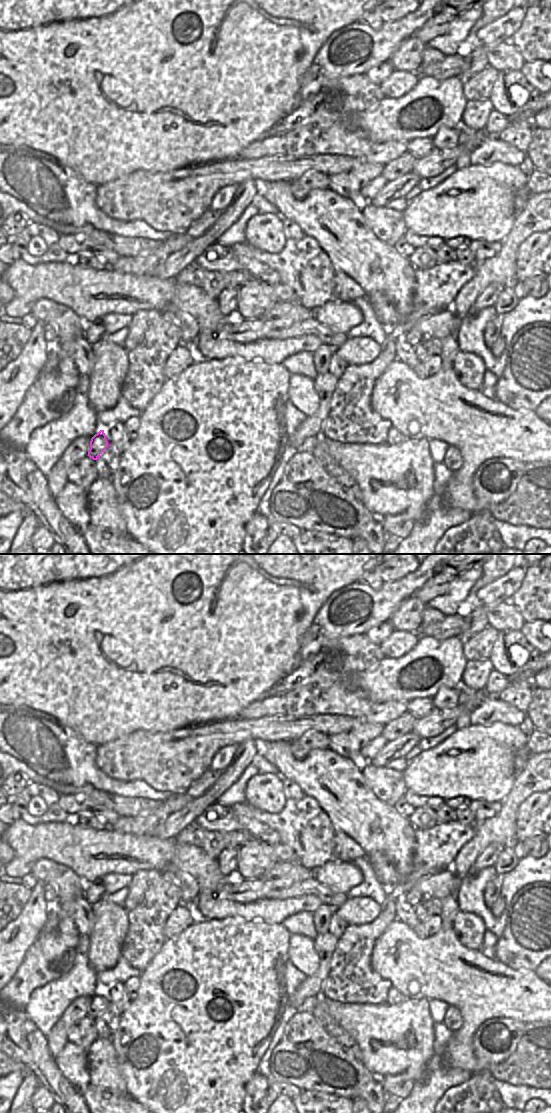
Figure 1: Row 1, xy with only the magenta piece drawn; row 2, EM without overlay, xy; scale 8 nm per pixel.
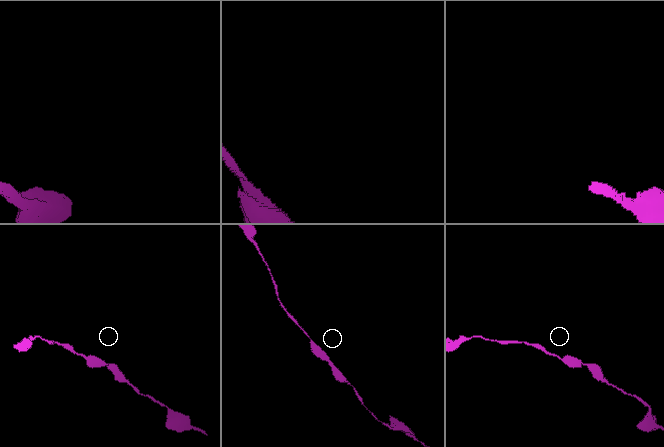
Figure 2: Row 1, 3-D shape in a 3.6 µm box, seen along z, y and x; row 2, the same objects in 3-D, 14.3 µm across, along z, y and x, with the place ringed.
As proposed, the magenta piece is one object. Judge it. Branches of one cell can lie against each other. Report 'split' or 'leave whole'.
leave whole

